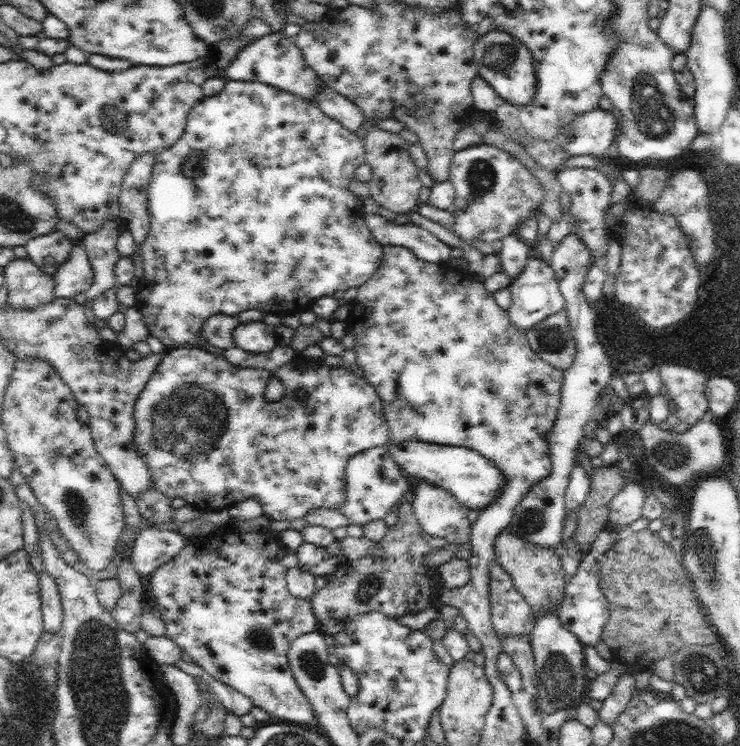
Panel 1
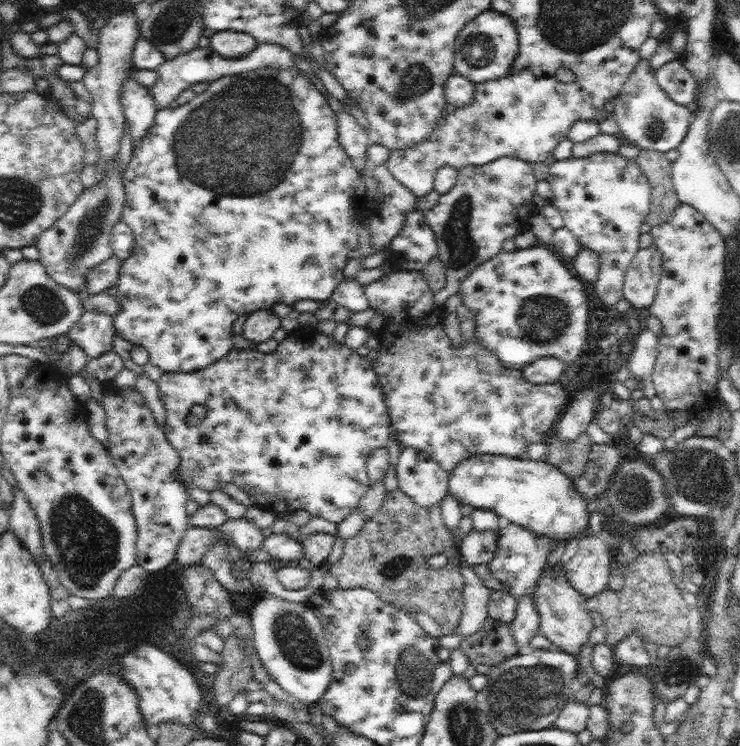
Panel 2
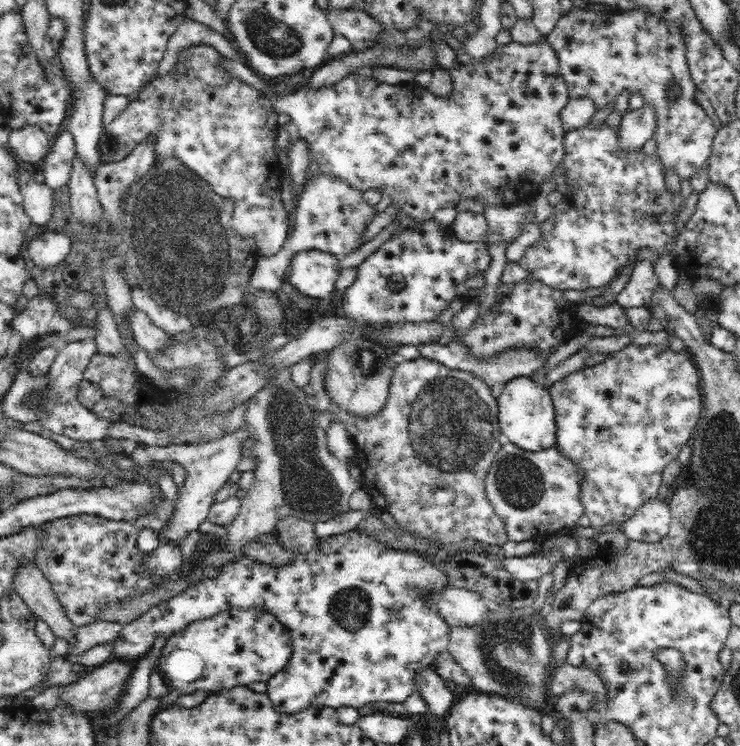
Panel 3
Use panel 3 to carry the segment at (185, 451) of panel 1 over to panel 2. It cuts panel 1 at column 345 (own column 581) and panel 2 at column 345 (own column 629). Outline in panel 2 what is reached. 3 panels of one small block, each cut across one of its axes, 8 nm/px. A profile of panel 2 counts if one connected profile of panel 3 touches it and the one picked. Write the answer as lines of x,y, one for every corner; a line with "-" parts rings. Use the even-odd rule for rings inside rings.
311,334
305,338
291,338
287,336
285,340
279,342
279,346
269,352
257,352
257,348
249,348
249,350
235,350
231,348
229,354
221,360
217,360
215,364
209,364
207,368
201,368
201,372
163,372
161,378
157,380
159,386
159,398
163,402
165,408
165,426
163,432
169,440
169,444
175,448
175,452
179,454
179,466
175,470
175,474
179,474
179,482
187,488
187,496
191,494
193,488
203,488
207,492
215,492
221,490
223,492
223,484
235,484
237,488
245,490
245,494
249,494
249,498
257,504
257,508
271,512
275,516
287,516
293,514
297,510
307,510
311,516
315,518
323,518
335,524
341,524
359,504
359,500
363,498
363,494
369,490
371,480
367,476
367,458
373,450
377,448
385,448
389,438
391,438
391,424
389,424
389,408
385,404
385,396
381,392
381,384
379,378
371,366
371,360
357,356
355,350
351,350
349,346
337,342
333,336
319,336
319,334
-
193,406
203,406
205,408
205,416
199,420
199,426
195,426
193,430
187,428
183,416
193,408

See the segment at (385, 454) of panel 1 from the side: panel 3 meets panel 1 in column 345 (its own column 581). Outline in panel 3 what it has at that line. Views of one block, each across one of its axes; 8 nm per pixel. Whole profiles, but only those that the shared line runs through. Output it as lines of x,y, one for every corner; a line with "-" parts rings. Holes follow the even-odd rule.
500,436
500,452
486,476
486,498
496,516
504,520
508,542
534,540
538,544
548,538
570,534
580,526
580,518
586,508
580,500
584,468
582,464
564,456
556,446
540,452
526,452
510,442
508,436

